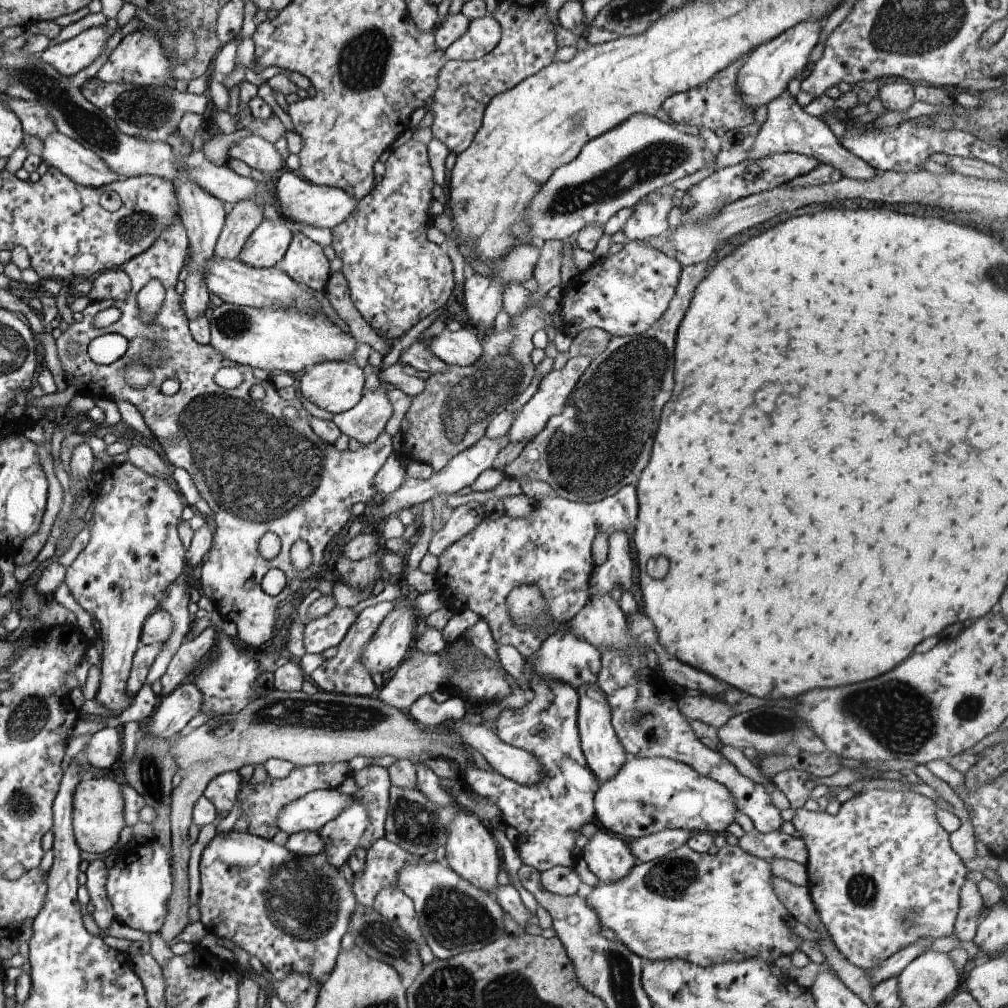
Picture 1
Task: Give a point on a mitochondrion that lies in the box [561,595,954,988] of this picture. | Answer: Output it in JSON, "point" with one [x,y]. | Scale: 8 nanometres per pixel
{"point":[898,716]}

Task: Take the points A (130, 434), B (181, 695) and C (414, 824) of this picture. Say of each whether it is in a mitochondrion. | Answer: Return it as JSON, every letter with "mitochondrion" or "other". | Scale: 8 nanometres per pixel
{"A":"other","B":"other","C":"mitochondrion"}

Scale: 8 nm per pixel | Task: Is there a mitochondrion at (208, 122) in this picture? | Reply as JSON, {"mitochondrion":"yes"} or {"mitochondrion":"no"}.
{"mitochondrion":"no"}

